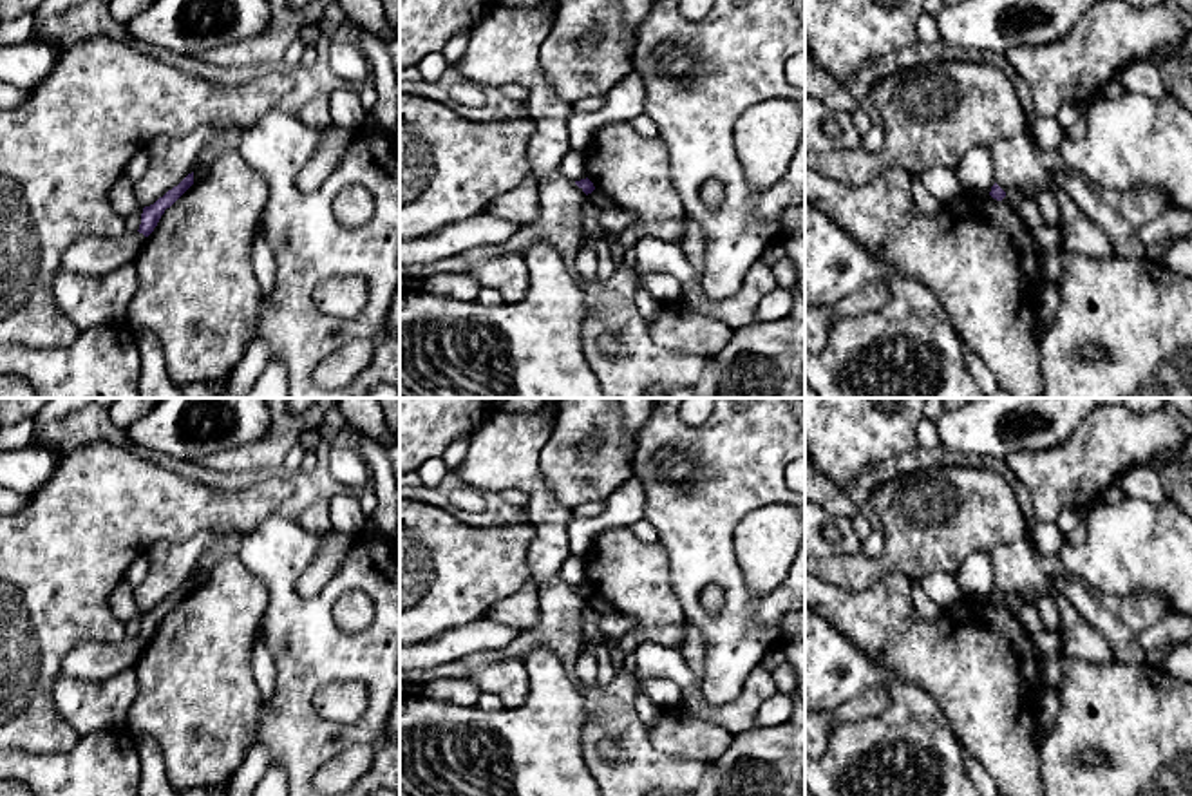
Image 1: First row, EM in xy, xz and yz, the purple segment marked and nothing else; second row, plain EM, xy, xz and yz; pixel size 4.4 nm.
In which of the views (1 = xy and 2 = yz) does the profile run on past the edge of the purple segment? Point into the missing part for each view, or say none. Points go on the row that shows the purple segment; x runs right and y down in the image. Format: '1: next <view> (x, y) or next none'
1: next none
2: next none

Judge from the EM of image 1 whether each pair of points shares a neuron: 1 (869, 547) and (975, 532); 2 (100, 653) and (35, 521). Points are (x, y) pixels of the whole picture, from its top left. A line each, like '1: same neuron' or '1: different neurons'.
1: different neurons
2: different neurons

